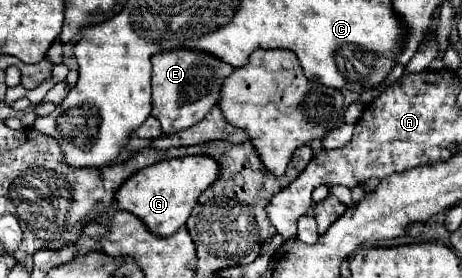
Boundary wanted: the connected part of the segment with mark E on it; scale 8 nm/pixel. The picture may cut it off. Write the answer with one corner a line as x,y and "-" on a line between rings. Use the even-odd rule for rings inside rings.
171,50
161,56
153,56
153,112
161,122
163,134
181,132
195,122
201,122
207,112
217,104
221,82
233,72
233,68
211,54
193,50

